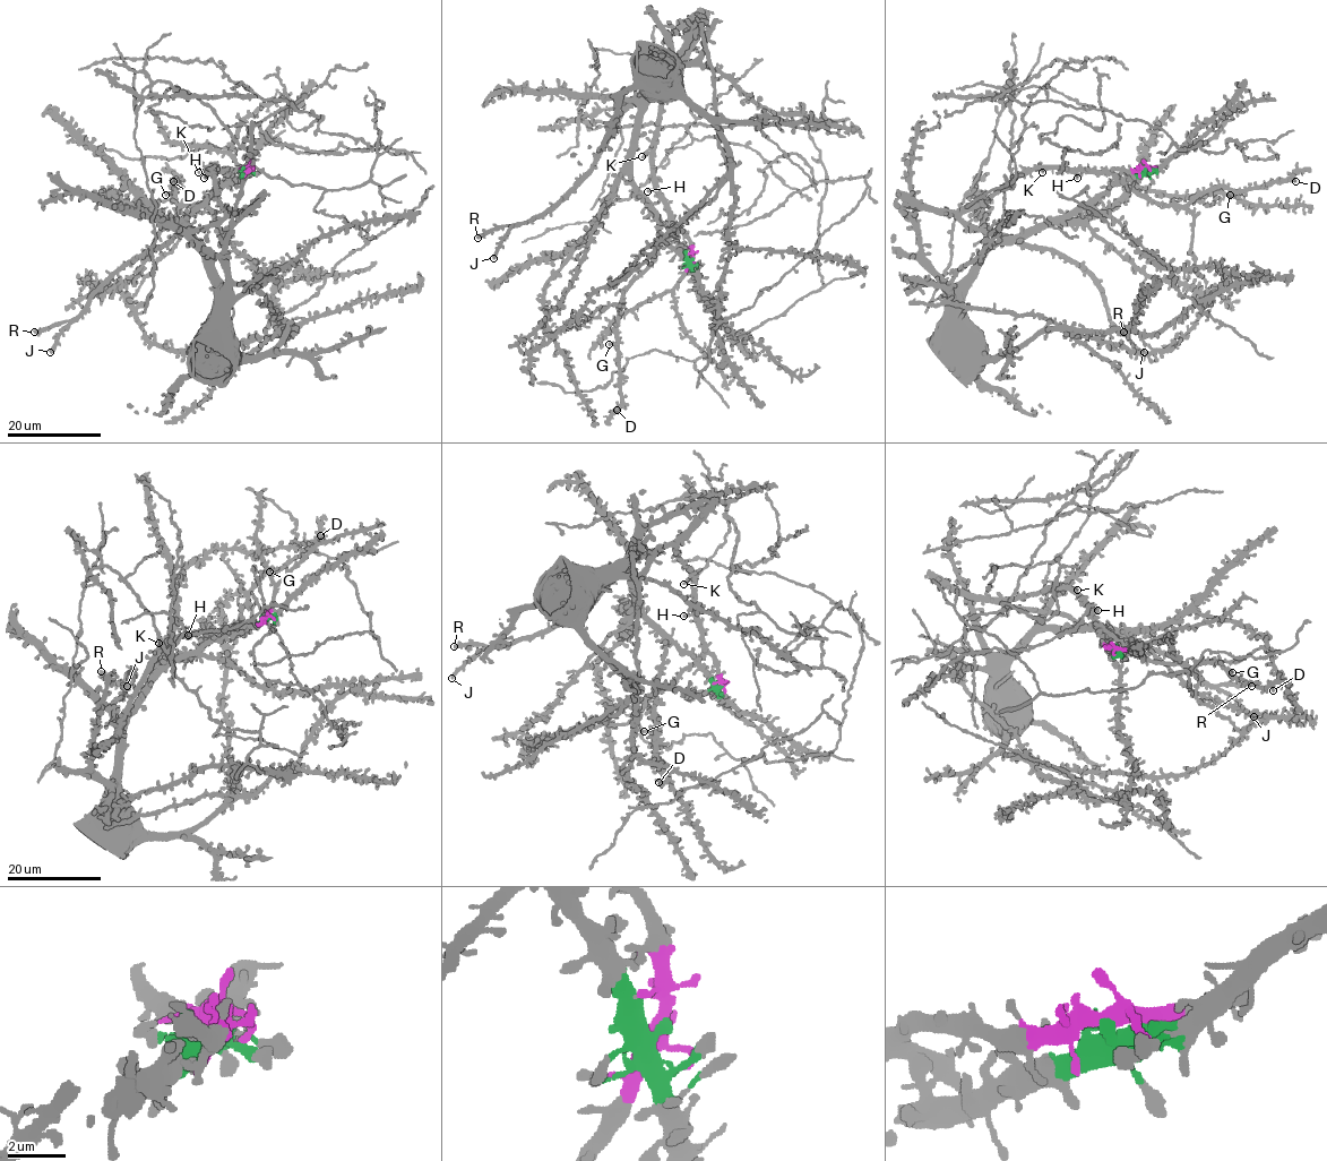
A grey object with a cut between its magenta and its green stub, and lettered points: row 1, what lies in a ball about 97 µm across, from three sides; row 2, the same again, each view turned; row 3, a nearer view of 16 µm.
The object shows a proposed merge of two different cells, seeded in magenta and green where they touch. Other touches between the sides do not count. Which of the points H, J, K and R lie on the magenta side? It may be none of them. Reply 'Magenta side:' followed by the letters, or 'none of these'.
Magenta side: H, J, K, R

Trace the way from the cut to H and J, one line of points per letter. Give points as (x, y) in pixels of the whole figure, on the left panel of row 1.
H: (248, 169), (212, 170), (204, 178)
J: (248, 169), (209, 168), (225, 215), (212, 223), (180, 233), (163, 246), (127, 260), (94, 293), (50, 352)

